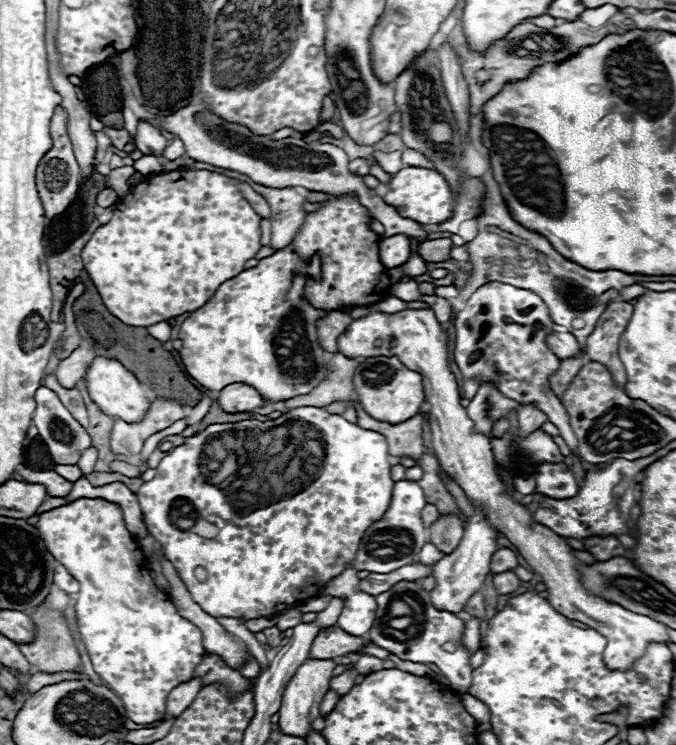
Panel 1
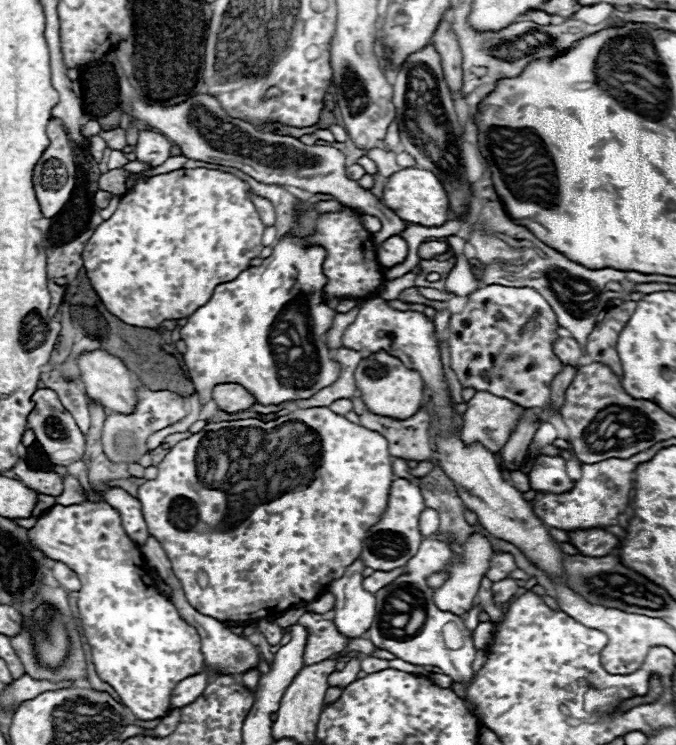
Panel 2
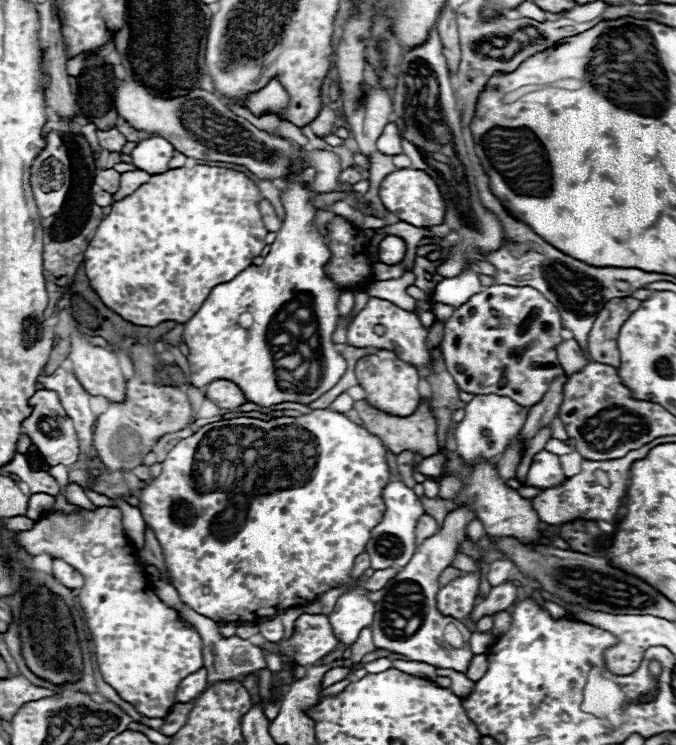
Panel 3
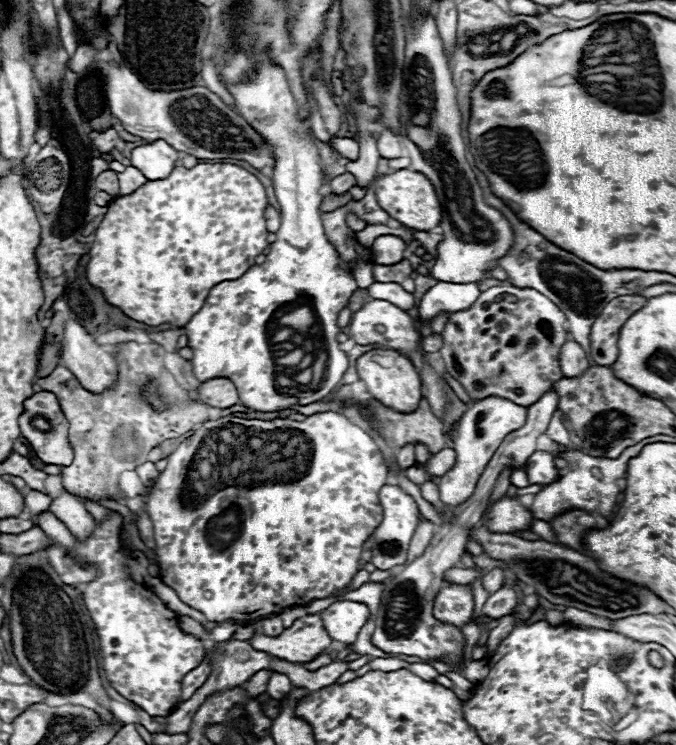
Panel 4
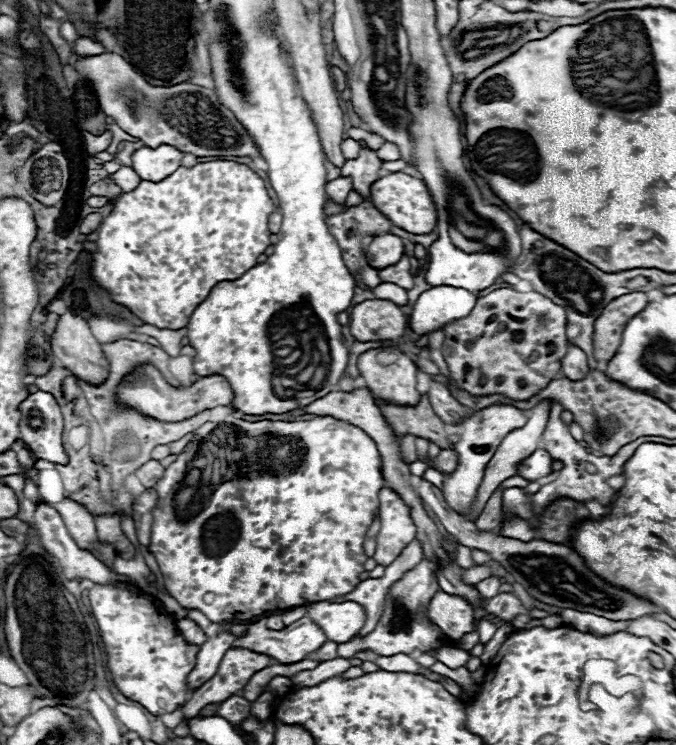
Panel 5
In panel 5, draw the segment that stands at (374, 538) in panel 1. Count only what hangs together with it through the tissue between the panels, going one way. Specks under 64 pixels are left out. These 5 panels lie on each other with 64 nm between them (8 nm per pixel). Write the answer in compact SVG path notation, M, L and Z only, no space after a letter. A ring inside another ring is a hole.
M380 490L380 532L376 536L374 560L378 566L390 566L402 550L414 540L416 526L410 516L410 508L392 490Z

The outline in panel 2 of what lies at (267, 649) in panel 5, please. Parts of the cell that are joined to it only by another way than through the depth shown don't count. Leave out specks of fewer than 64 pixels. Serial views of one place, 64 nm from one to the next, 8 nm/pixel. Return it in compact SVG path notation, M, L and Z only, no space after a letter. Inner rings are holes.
M306 612L306 614L302 614L300 624L304 628L308 628L304 664L328 660L332 654L340 654L348 646L348 638L340 636L334 622L326 620L322 614Z

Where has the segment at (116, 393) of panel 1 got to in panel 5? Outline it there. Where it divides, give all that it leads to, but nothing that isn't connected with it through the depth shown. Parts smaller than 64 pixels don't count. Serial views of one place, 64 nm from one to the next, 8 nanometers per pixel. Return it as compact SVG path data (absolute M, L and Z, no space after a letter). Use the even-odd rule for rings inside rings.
M72 312L60 316L58 320L58 328L56 328L56 334L52 336L52 352L58 360L60 366L68 368L74 376L78 376L80 380L92 384L92 386L100 386L106 378L108 378L108 372L110 372L110 364L102 352L102 346L100 342L92 336L90 328L88 328L88 322L82 320L80 316L74 316Z

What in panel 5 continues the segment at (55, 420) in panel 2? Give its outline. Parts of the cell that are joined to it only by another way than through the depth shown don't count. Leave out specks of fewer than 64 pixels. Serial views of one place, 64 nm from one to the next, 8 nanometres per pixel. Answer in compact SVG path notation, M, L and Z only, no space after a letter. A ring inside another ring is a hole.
M34 392L20 404L20 440L26 442L36 458L52 464L68 464L62 444L64 418L50 392Z

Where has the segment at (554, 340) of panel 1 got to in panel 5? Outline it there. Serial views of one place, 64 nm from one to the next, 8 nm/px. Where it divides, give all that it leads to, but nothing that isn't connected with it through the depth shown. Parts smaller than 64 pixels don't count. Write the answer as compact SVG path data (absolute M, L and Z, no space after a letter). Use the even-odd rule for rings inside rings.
M568 344L568 350L566 350L564 358L560 360L560 366L562 366L564 376L570 380L582 380L590 370L588 362L586 362L586 354L574 344Z

